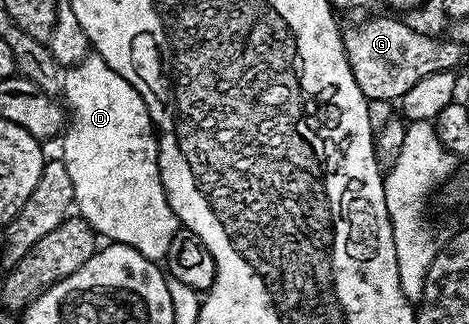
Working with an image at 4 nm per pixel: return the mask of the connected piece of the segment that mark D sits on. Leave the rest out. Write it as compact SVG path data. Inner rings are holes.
M91 52L76 66L65 70L64 101L71 111L71 123L64 131L65 143L60 157L65 163L71 184L75 184L75 210L102 239L127 244L137 252L143 252L152 262L160 263L171 248L171 240L177 234L179 223L161 183L157 163L157 135L153 118L139 92L115 68L107 64L95 52Z

